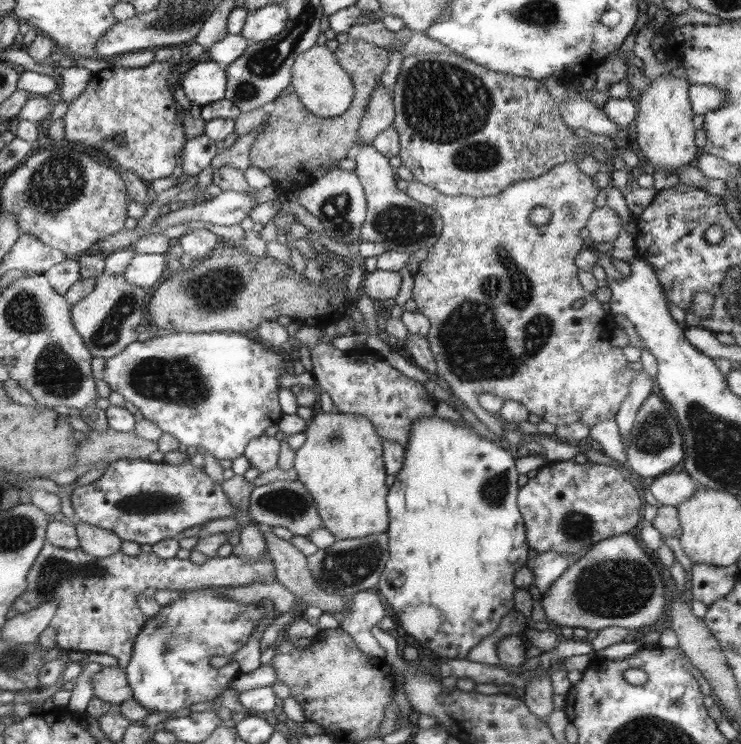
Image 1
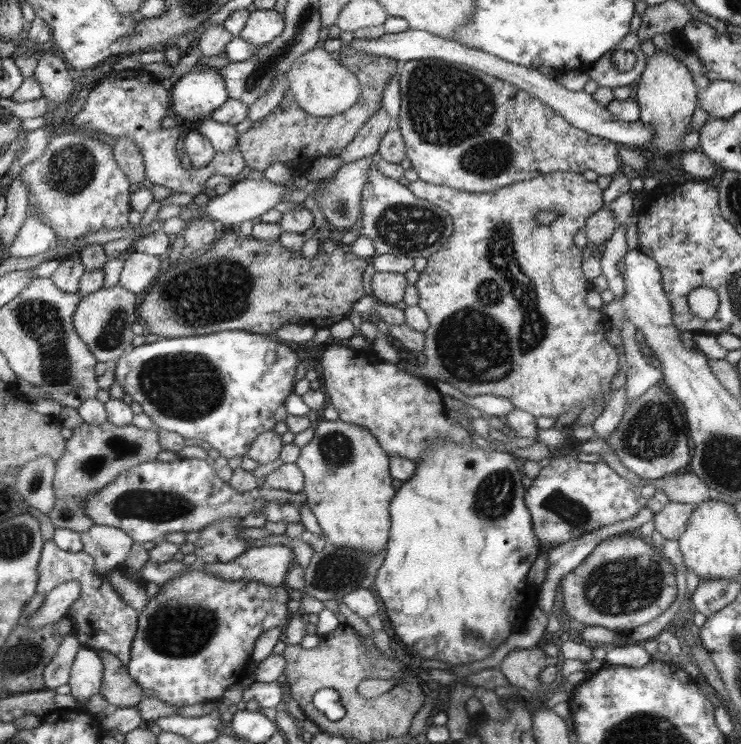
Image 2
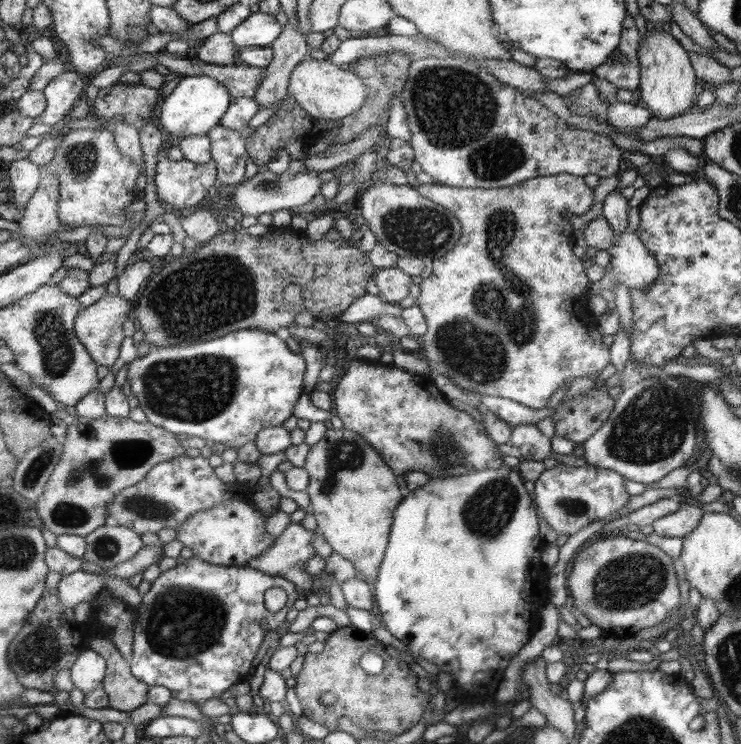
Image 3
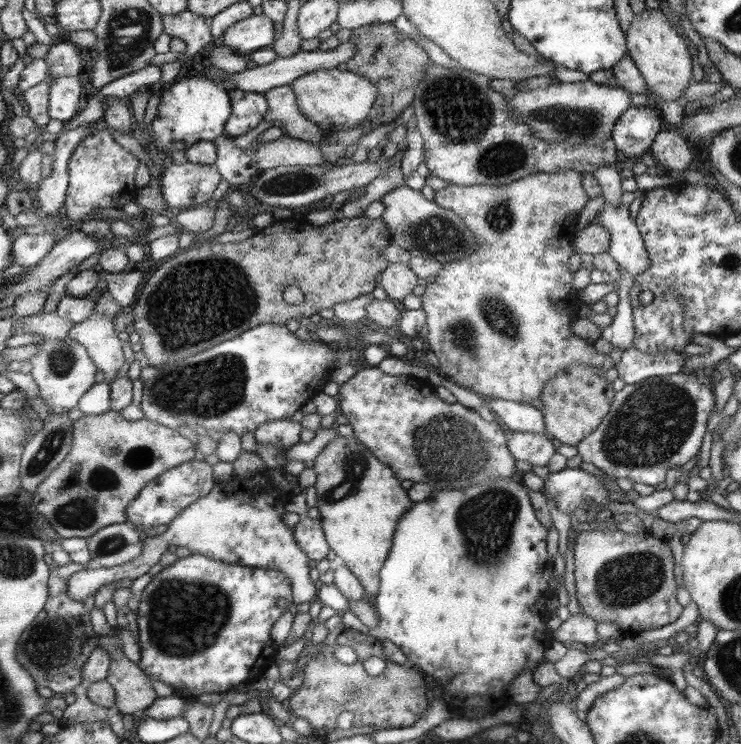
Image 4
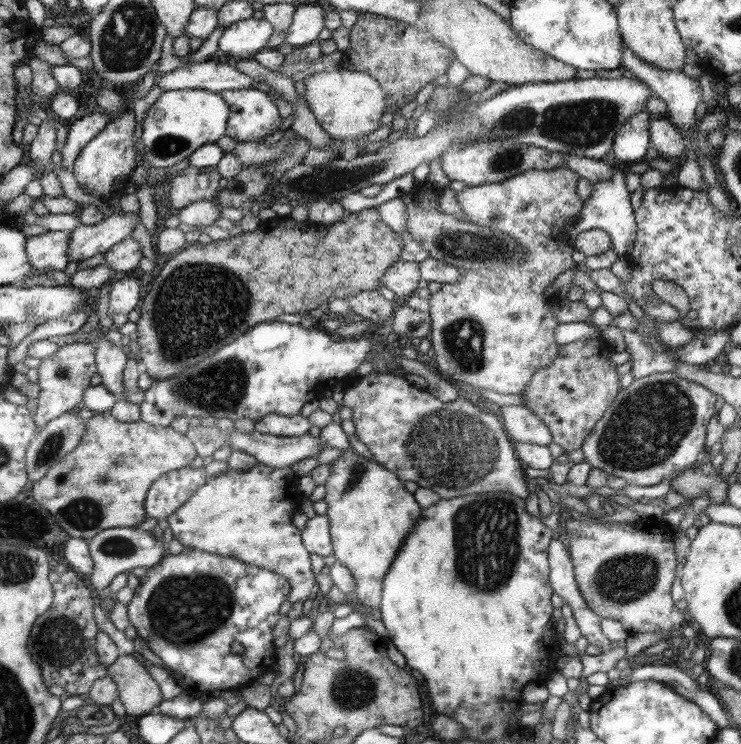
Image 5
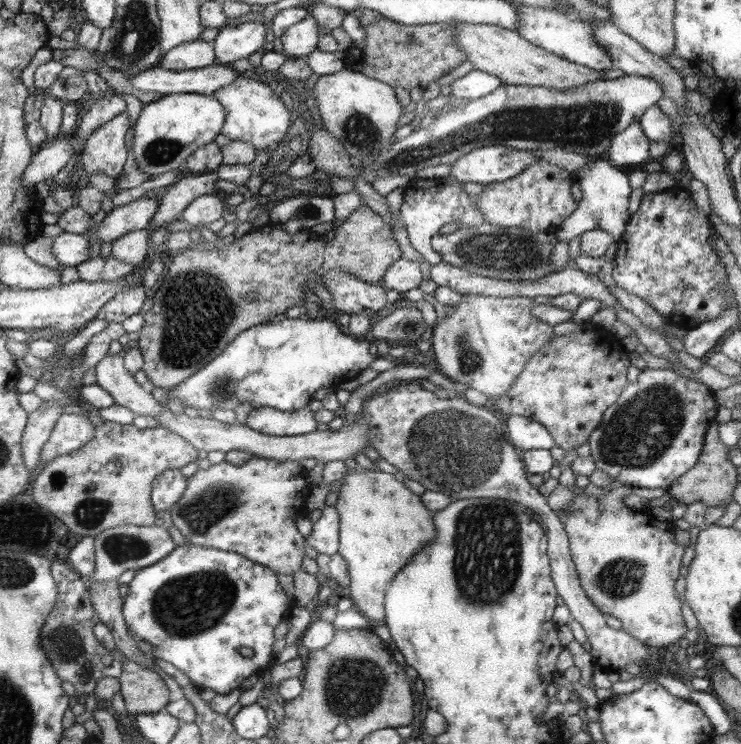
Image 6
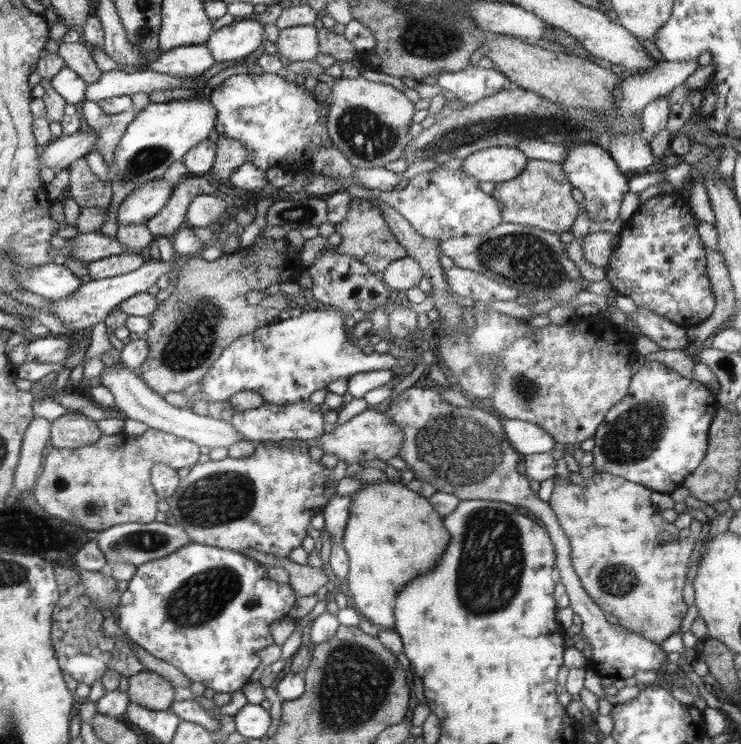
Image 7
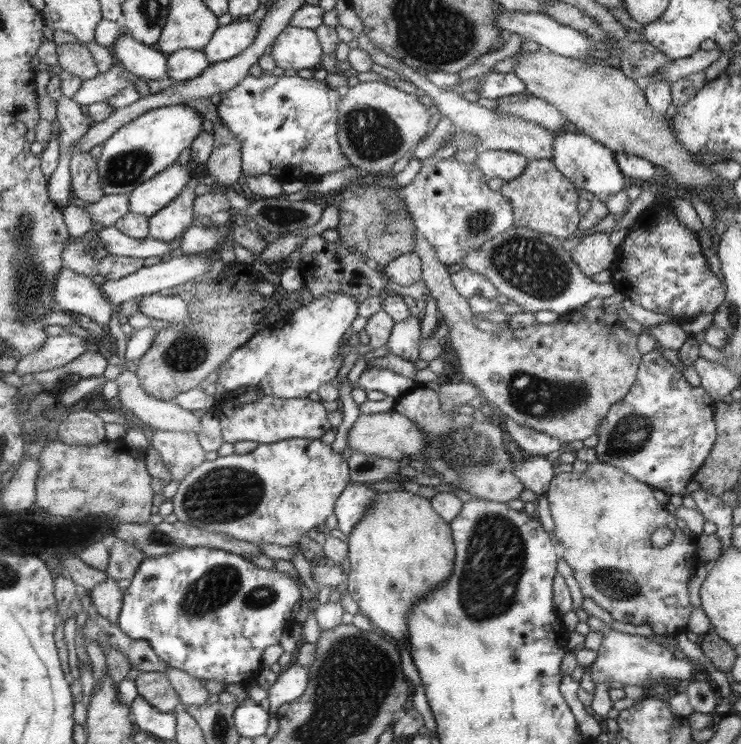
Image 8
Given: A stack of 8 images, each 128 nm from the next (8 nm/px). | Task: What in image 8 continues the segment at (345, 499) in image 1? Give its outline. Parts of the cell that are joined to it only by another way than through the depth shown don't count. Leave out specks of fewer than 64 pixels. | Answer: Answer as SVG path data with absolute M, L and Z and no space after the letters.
M396 490L382 492L374 504L366 509L366 516L348 535L350 574L344 592L359 606L359 612L368 617L373 627L396 642L406 644L410 638L407 616L416 601L443 585L455 569L456 548L450 524L431 506L430 499Z

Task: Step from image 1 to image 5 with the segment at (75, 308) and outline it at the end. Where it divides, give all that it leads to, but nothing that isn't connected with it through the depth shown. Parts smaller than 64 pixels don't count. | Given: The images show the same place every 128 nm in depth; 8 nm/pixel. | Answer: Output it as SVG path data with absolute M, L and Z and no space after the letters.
M98 328L90 330L90 332L78 331L67 335L56 335L50 340L60 345L68 343L89 342L93 344L95 350L95 365L99 369L97 379L102 386L105 386L112 394L115 394L118 400L123 400L123 392L125 391L122 378L122 370L127 366L126 354L122 352L120 346L112 344L105 337L105 330Z

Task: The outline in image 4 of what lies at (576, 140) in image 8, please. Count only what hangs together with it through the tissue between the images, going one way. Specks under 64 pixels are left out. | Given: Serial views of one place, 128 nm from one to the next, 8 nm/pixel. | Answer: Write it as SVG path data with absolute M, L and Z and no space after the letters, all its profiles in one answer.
M636 191L623 192L623 201L621 204L605 202L600 218L594 220L594 222L600 223L603 227L607 227L611 233L611 247L607 250L606 255L614 258L619 264L619 276L616 278L618 282L620 279L620 270L625 270L627 274L636 277L638 274L647 272L649 266L651 266L646 243L643 241L643 233L639 230L638 223L630 218L630 212L628 212L628 207L634 198L636 198Z

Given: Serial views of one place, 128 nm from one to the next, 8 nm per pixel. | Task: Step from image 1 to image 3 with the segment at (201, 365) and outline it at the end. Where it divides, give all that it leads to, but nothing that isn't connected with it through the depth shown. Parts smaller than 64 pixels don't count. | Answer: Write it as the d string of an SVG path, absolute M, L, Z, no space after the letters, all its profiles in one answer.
M236 330L224 338L216 338L210 342L196 342L192 346L167 346L156 347L151 349L146 356L136 357L128 363L127 381L130 382L132 394L139 400L139 407L145 412L147 420L156 426L164 427L166 430L172 431L174 434L190 434L190 436L198 436L204 440L212 440L218 444L224 444L225 448L240 448L248 442L256 441L258 434L264 428L272 426L280 426L284 420L288 420L292 416L292 408L296 404L296 400L302 394L302 378L304 378L304 360L298 354L294 354L285 340L280 340L274 333L266 330Z

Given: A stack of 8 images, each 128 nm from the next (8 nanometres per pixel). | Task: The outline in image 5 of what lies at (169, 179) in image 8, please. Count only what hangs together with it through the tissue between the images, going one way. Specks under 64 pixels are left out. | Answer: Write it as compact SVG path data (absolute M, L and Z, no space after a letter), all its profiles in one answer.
M138 212L126 213L126 215L114 213L94 226L80 224L74 227L68 234L69 267L73 269L74 265L83 259L100 254L100 252L105 253L124 238L130 237L139 216Z

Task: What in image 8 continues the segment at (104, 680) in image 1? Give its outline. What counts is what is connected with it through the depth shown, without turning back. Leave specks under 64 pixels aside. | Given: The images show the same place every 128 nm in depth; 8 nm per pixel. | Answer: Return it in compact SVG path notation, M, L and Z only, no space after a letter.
M141 672L135 679L138 694L164 713L172 713L182 704L178 691L164 672Z

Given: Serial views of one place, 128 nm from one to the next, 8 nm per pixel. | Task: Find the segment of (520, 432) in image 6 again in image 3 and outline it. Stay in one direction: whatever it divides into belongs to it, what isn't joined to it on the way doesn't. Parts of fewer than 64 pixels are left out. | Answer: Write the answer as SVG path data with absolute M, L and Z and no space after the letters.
M488 395L480 396L479 402L486 406L489 412L494 412L498 418L504 420L510 427L520 423L537 424L539 420L552 416L552 413L555 413L556 409L558 409L558 407L546 407L542 408L542 410L530 410L528 407L507 398Z

